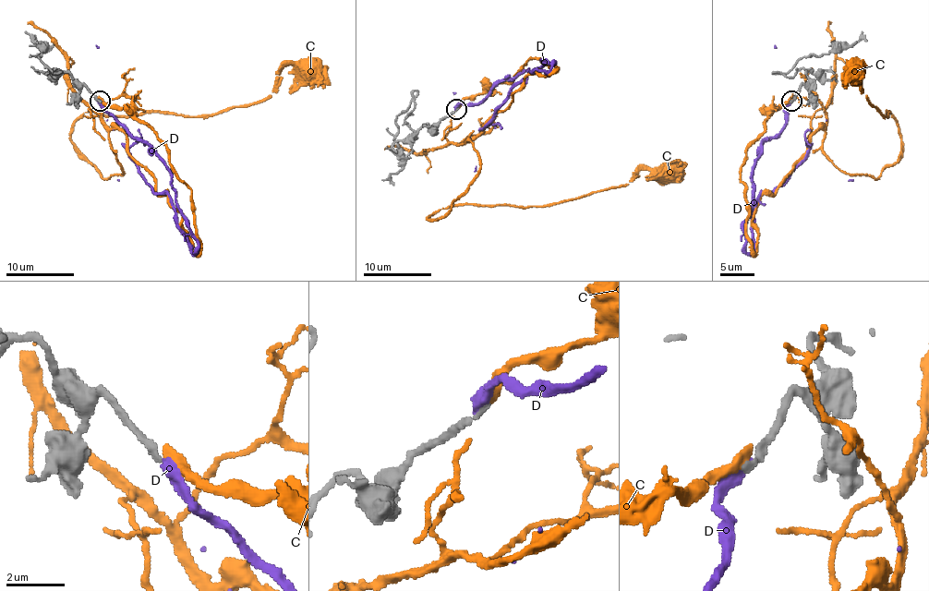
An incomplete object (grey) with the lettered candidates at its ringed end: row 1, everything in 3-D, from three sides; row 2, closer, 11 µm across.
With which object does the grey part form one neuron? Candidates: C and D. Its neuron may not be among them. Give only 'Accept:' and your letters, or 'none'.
Accept: none

